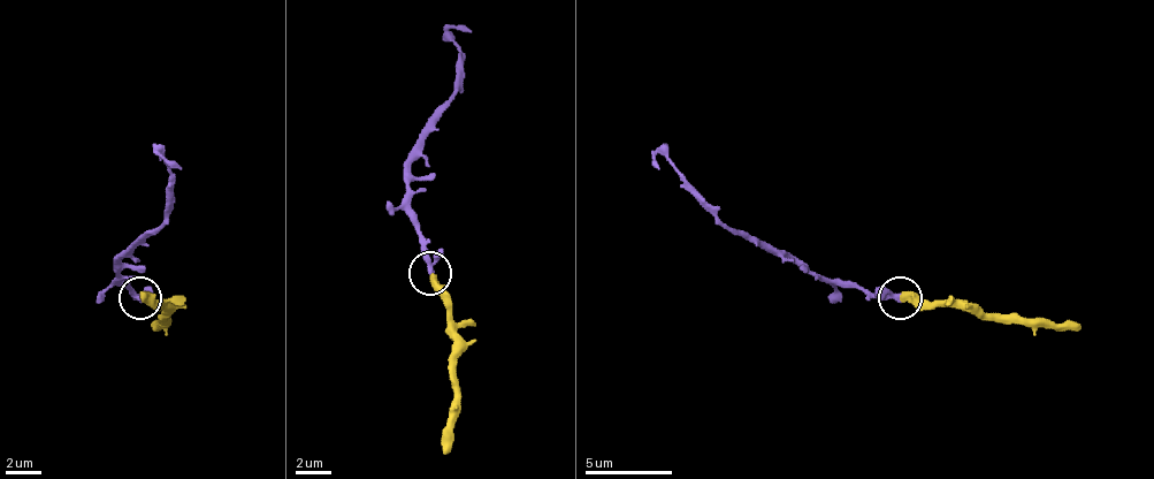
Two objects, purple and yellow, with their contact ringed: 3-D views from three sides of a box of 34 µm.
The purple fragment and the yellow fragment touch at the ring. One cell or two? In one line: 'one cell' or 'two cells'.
one cell

